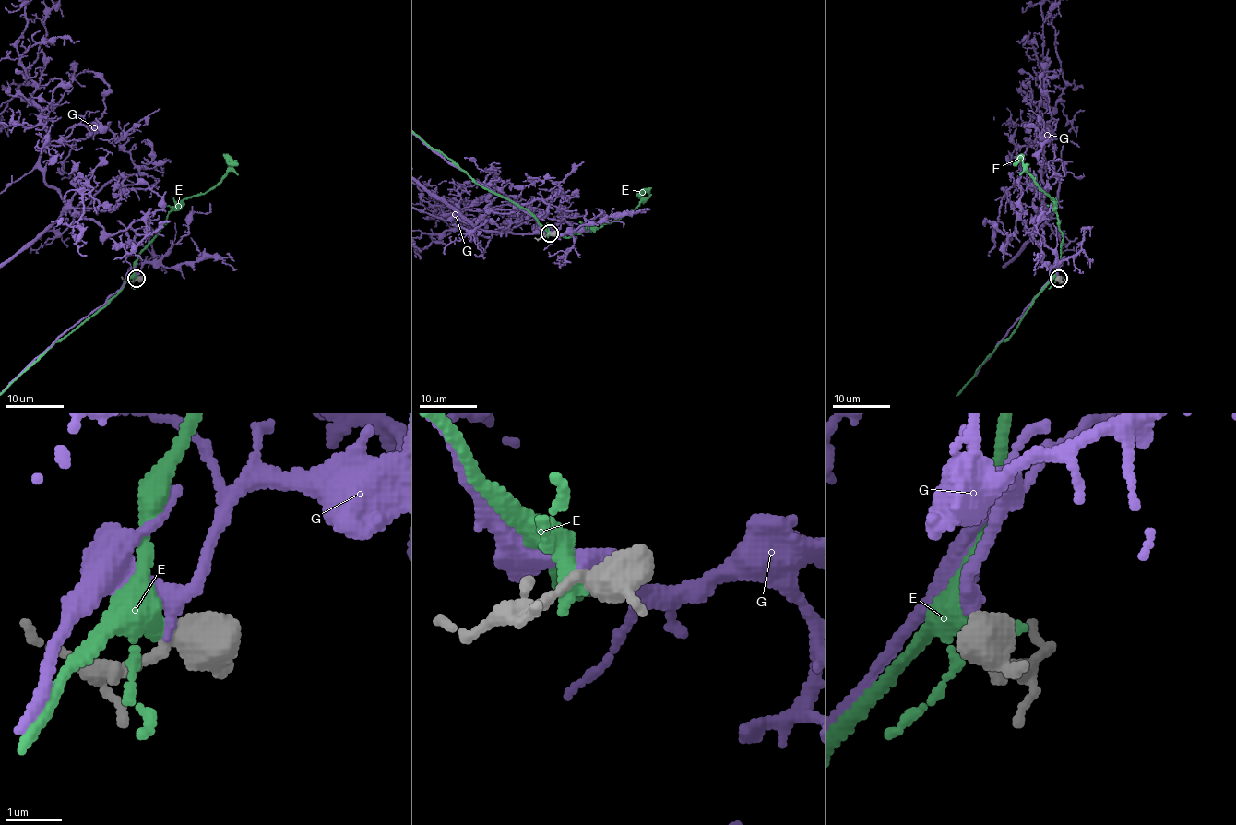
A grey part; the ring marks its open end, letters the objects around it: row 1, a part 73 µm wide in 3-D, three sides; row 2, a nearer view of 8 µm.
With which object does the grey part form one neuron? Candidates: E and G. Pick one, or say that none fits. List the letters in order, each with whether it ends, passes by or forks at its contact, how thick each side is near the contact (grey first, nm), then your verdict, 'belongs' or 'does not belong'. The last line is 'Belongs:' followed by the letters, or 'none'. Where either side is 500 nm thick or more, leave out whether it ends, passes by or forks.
E: it passes by | 360/320 nm | does not belong
G: it passes by | 340/220 nm | belongs
Belongs: G

